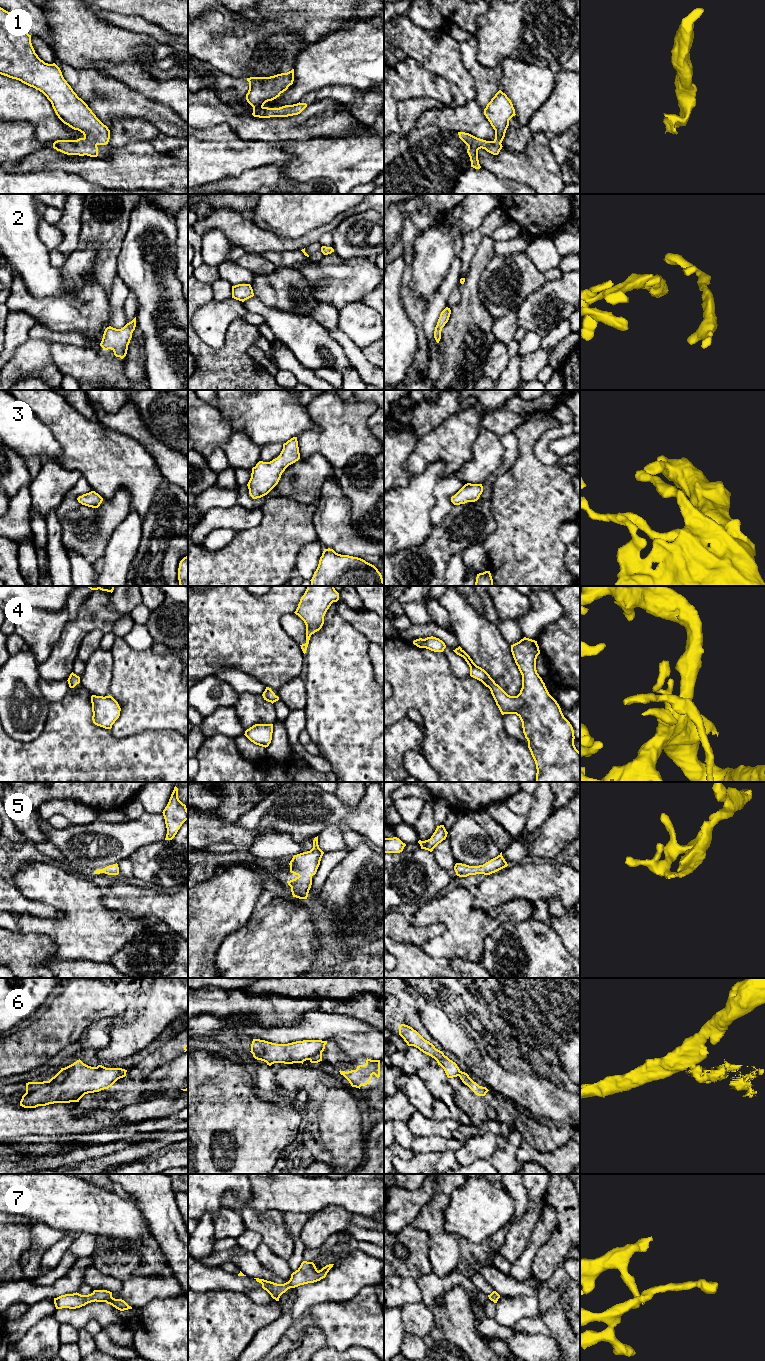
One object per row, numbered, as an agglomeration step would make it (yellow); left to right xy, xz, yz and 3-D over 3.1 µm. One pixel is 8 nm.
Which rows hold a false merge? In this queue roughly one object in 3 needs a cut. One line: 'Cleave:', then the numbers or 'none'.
Cleave: 6

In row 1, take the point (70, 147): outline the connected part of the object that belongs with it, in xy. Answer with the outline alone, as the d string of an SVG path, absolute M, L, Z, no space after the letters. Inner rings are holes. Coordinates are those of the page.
M0 7L0 74L35 88L42 92L51 102L58 118L74 130L80 131L84 137L77 140L57 140L53 148L67 155L98 156L98 145L106 145L110 139L110 130L104 125L77 96L64 79L60 68L48 64L35 53L31 43L31 35L23 25L8 11Z

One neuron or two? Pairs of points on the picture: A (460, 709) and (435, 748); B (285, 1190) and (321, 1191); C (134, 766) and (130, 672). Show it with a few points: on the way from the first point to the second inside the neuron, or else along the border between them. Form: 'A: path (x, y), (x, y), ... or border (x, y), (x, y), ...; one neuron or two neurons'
A: path (460, 719), (460, 723), (445, 738); one neuron
B: path (294, 1191), (312, 1191); one neuron
C: border (110, 729), (116, 735), (156, 730); two neurons

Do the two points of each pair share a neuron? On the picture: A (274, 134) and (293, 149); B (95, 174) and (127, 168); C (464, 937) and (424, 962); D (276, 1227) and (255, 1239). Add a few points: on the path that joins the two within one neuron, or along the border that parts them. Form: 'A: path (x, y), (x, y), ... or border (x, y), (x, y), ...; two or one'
A: border (307, 138), (286, 140), (283, 143); two
B: path (103, 172), (119, 171); one
C: border (421, 946), (427, 953), (436, 958), (449, 959); two
D: border (247, 1228), (255, 1231), (262, 1241); two

